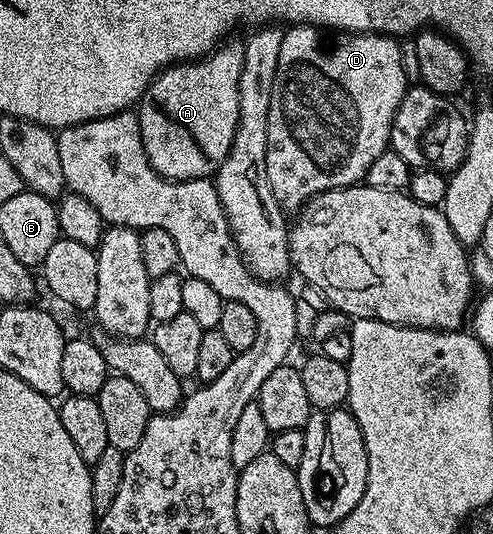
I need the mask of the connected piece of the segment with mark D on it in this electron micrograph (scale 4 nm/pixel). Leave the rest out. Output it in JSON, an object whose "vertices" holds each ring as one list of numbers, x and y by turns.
{"vertices":[[299,24,286,28,284,43,280,45,280,66,276,66,276,82,272,86,272,106,268,106,268,182,276,202,287,213,294,214,315,196,333,188,349,188,365,181,368,166,380,158,390,148,390,127,396,110,404,98,408,81,406,68,402,65,402,48,393,36,383,36,376,32,339,32,315,28,312,24]]}

